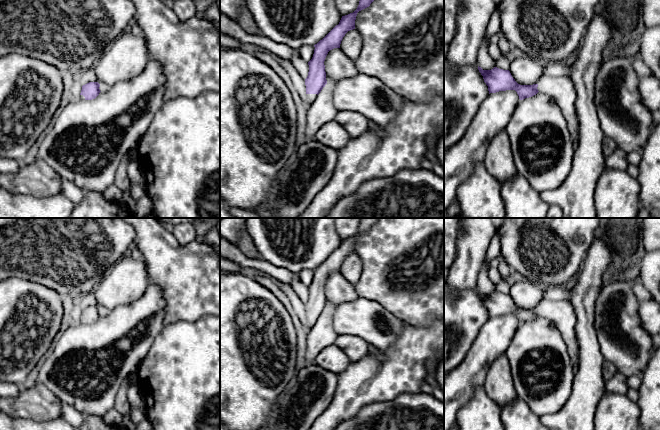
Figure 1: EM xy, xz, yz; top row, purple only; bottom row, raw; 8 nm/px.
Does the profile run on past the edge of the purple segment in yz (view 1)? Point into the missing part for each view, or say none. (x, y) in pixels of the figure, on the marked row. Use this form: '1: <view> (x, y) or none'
1: none

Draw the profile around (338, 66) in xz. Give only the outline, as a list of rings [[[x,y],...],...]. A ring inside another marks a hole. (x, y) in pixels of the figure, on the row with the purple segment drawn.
[[[334,48],[328,52],[324,65],[327,84],[334,84],[341,79],[352,78],[359,74],[356,62],[349,59],[340,48]]]

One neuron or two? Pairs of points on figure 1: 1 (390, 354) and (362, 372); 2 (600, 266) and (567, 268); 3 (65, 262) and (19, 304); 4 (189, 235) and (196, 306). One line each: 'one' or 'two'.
1: one
2: two
3: two
4: two

